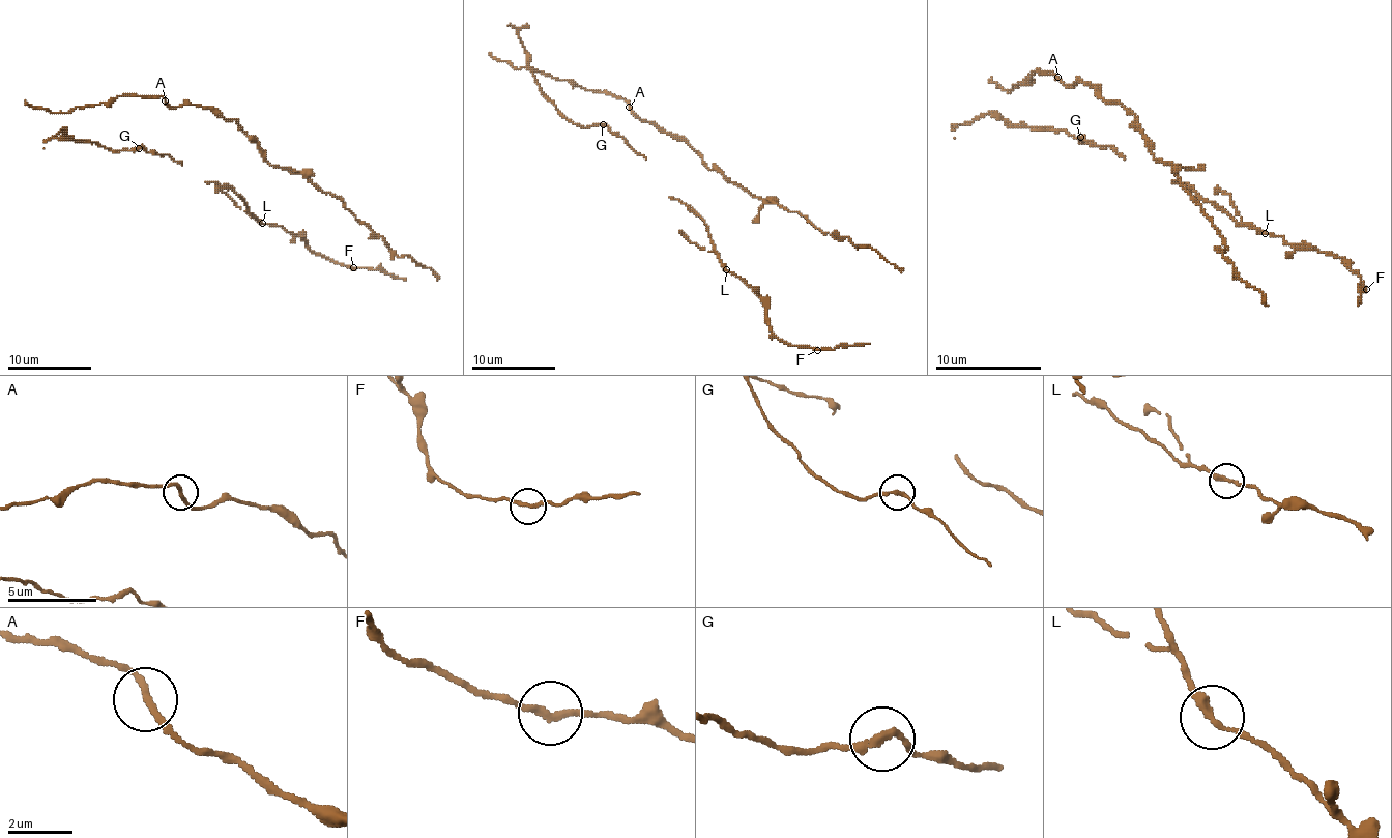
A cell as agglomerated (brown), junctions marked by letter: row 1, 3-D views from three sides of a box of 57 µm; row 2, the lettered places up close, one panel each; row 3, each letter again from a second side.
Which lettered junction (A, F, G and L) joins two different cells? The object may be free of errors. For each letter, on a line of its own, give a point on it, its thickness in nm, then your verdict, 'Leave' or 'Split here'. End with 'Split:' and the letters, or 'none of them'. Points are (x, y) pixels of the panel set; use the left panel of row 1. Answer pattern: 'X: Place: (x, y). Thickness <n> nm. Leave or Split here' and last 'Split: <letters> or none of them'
A: Place: (165, 100). Thickness 200 nm. Leave
F: Place: (353, 267). Thickness 200 nm. Leave
G: Place: (139, 148). Thickness 220 nm. Leave
L: Place: (262, 223). Thickness 220 nm. Leave
Split: none of them

